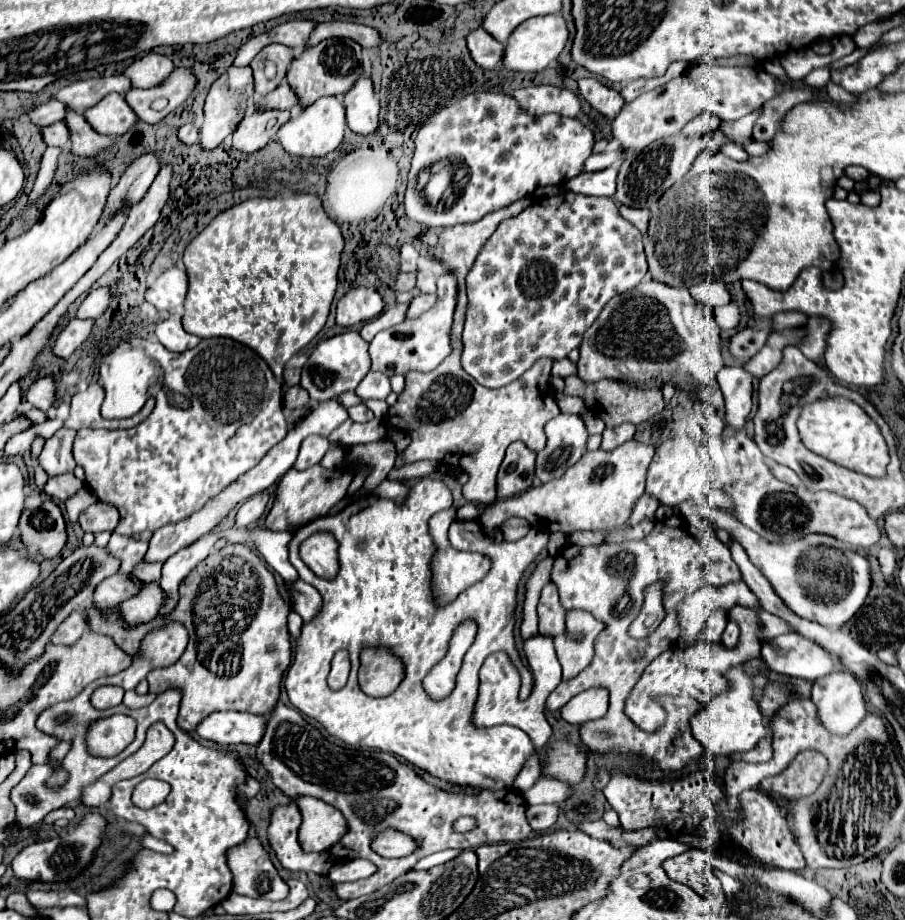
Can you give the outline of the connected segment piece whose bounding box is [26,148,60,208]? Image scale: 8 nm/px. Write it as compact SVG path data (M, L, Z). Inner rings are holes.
M46 148L44 150L42 160L40 160L40 170L38 170L38 176L34 182L34 190L28 196L26 208L34 206L38 202L38 198L42 198L46 194L46 190L50 188L54 174L56 174L56 166L58 166L58 154L60 154L60 148Z

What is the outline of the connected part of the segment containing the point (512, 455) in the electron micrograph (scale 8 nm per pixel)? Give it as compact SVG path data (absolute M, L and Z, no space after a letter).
M512 442L512 446L508 446L498 476L498 498L514 496L532 486L534 460L536 452L528 450L522 442Z

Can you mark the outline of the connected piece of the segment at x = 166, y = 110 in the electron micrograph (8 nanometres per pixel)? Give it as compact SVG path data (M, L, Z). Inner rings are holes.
M178 66L164 82L160 82L160 86L148 90L128 90L126 102L140 120L156 124L174 112L192 94L196 82L198 78L192 68Z

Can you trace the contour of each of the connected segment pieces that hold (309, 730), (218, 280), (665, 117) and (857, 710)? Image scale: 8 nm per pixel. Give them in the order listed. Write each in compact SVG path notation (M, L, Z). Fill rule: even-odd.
M278 702L278 706L266 716L264 738L258 744L258 760L272 776L272 782L286 796L300 798L300 794L310 794L344 814L348 820L348 834L336 846L332 846L336 862L366 858L378 866L378 872L366 880L336 884L336 894L344 900L376 892L378 888L390 884L396 876L408 872L420 858L434 852L446 848L468 850L494 842L520 842L526 840L532 832L528 830L524 816L526 802L518 790L482 790L472 796L446 792L438 786L426 784L410 764L396 760L392 754L330 742L314 726L310 726L296 708L288 708L282 702ZM462 816L474 818L476 828L468 832L456 832L454 822ZM386 826L394 826L400 832L412 836L418 842L418 848L406 858L390 860L372 852L372 834L384 830Z
M296 194L296 196L288 196L288 198L256 198L256 200L240 202L240 204L232 206L232 210L224 210L224 214L218 214L184 250L182 262L184 262L186 274L188 274L188 294L184 300L184 318L182 318L184 330L188 330L190 334L196 334L200 338L226 336L226 338L232 338L240 344L246 344L256 354L260 354L266 360L266 364L270 366L270 370L274 372L274 376L278 380L282 380L284 364L306 344L309 344L310 340L324 328L324 322L328 318L330 304L332 304L332 298L336 292L336 282L338 282L336 274L338 274L338 266L340 266L342 248L344 248L344 236L342 236L340 228L326 216L322 202L312 194Z
M688 66L678 78L666 82L660 88L654 88L652 92L644 92L634 102L624 104L620 114L612 122L612 134L622 142L624 150L644 148L654 140L680 134L680 130L690 120L694 120L706 110L714 112L722 122L732 122L756 112L774 94L776 84L770 84L770 74L758 66Z
M836 670L824 678L818 678L812 686L812 702L818 708L818 718L822 722L822 726L836 736L844 736L848 734L854 726L858 726L858 722L866 716L866 702L864 702L864 694L862 694L862 684L846 670Z

